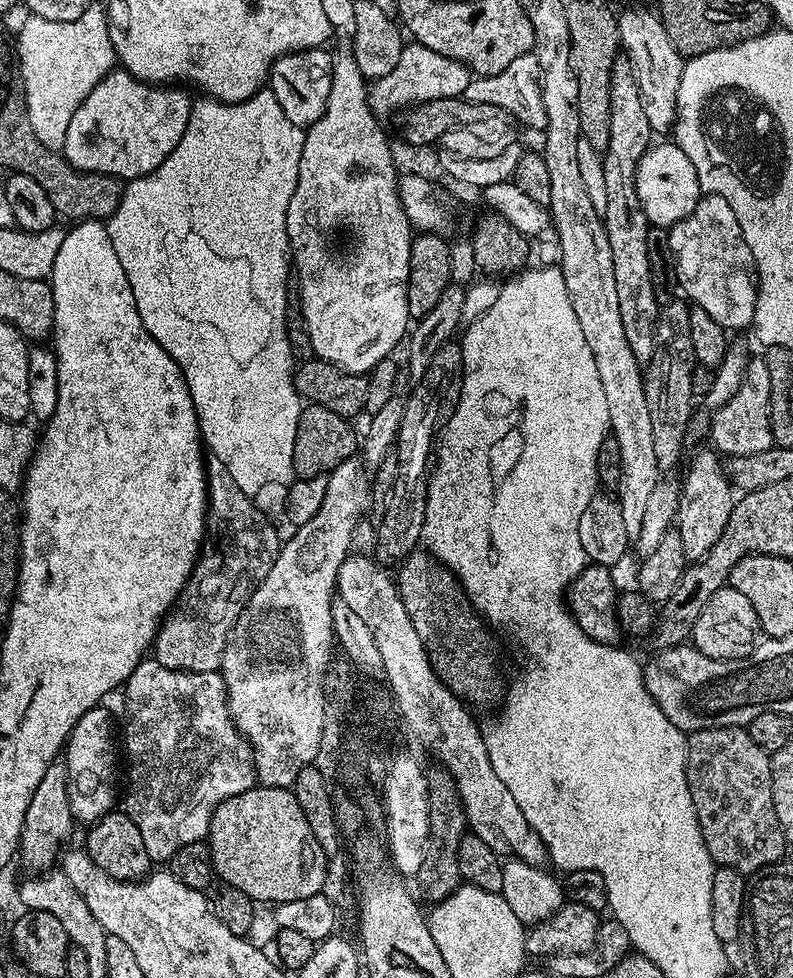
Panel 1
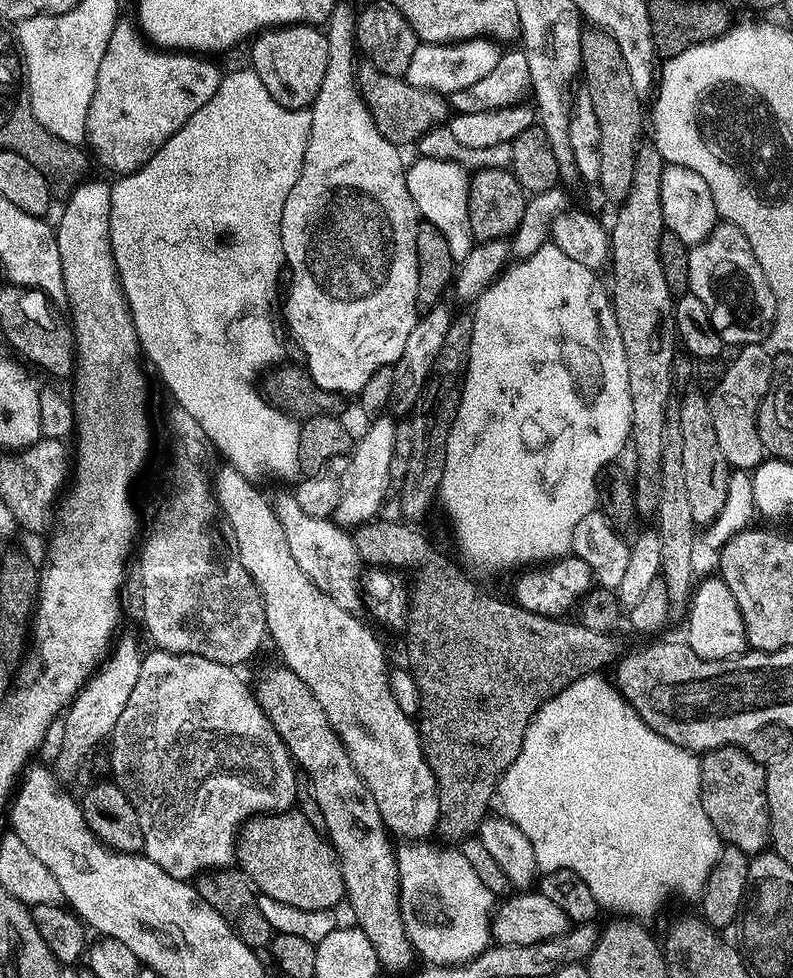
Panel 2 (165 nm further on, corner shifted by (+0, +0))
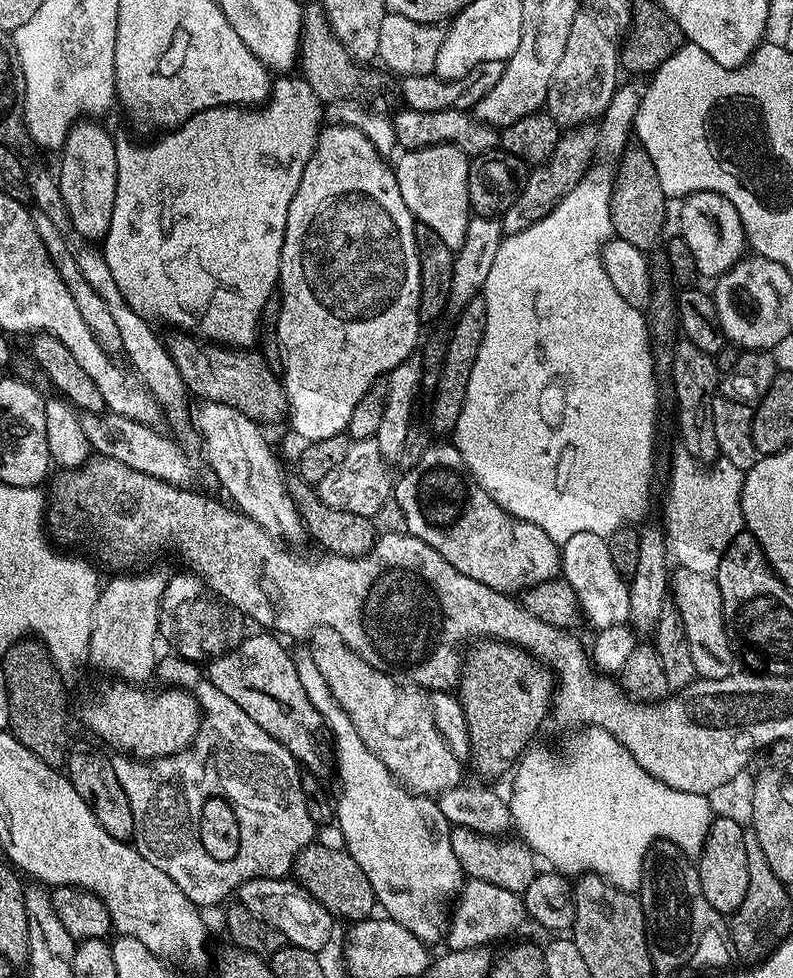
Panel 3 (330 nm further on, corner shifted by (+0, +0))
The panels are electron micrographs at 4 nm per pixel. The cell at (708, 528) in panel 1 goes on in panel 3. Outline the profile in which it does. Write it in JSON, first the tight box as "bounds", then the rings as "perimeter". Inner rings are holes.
{"bounds":[672,339,721,466],"perimeter":[[[681,339],[672,352],[672,388],[676,391],[676,424],[680,427],[683,451],[701,465],[708,466],[712,459],[720,456],[718,438],[714,438],[712,421],[712,398],[720,382],[721,373],[716,370],[716,361],[711,355],[689,340]]]}

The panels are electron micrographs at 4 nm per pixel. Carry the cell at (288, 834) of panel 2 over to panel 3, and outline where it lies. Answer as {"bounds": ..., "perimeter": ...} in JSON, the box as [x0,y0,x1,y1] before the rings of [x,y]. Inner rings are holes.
{"bounds":[294,842,376,922],"perimeter":[[[320,842],[310,844],[297,856],[294,876],[334,918],[350,918],[352,922],[362,922],[373,913],[372,908],[375,909],[376,899],[369,879],[345,849],[332,849],[320,845]]]}

